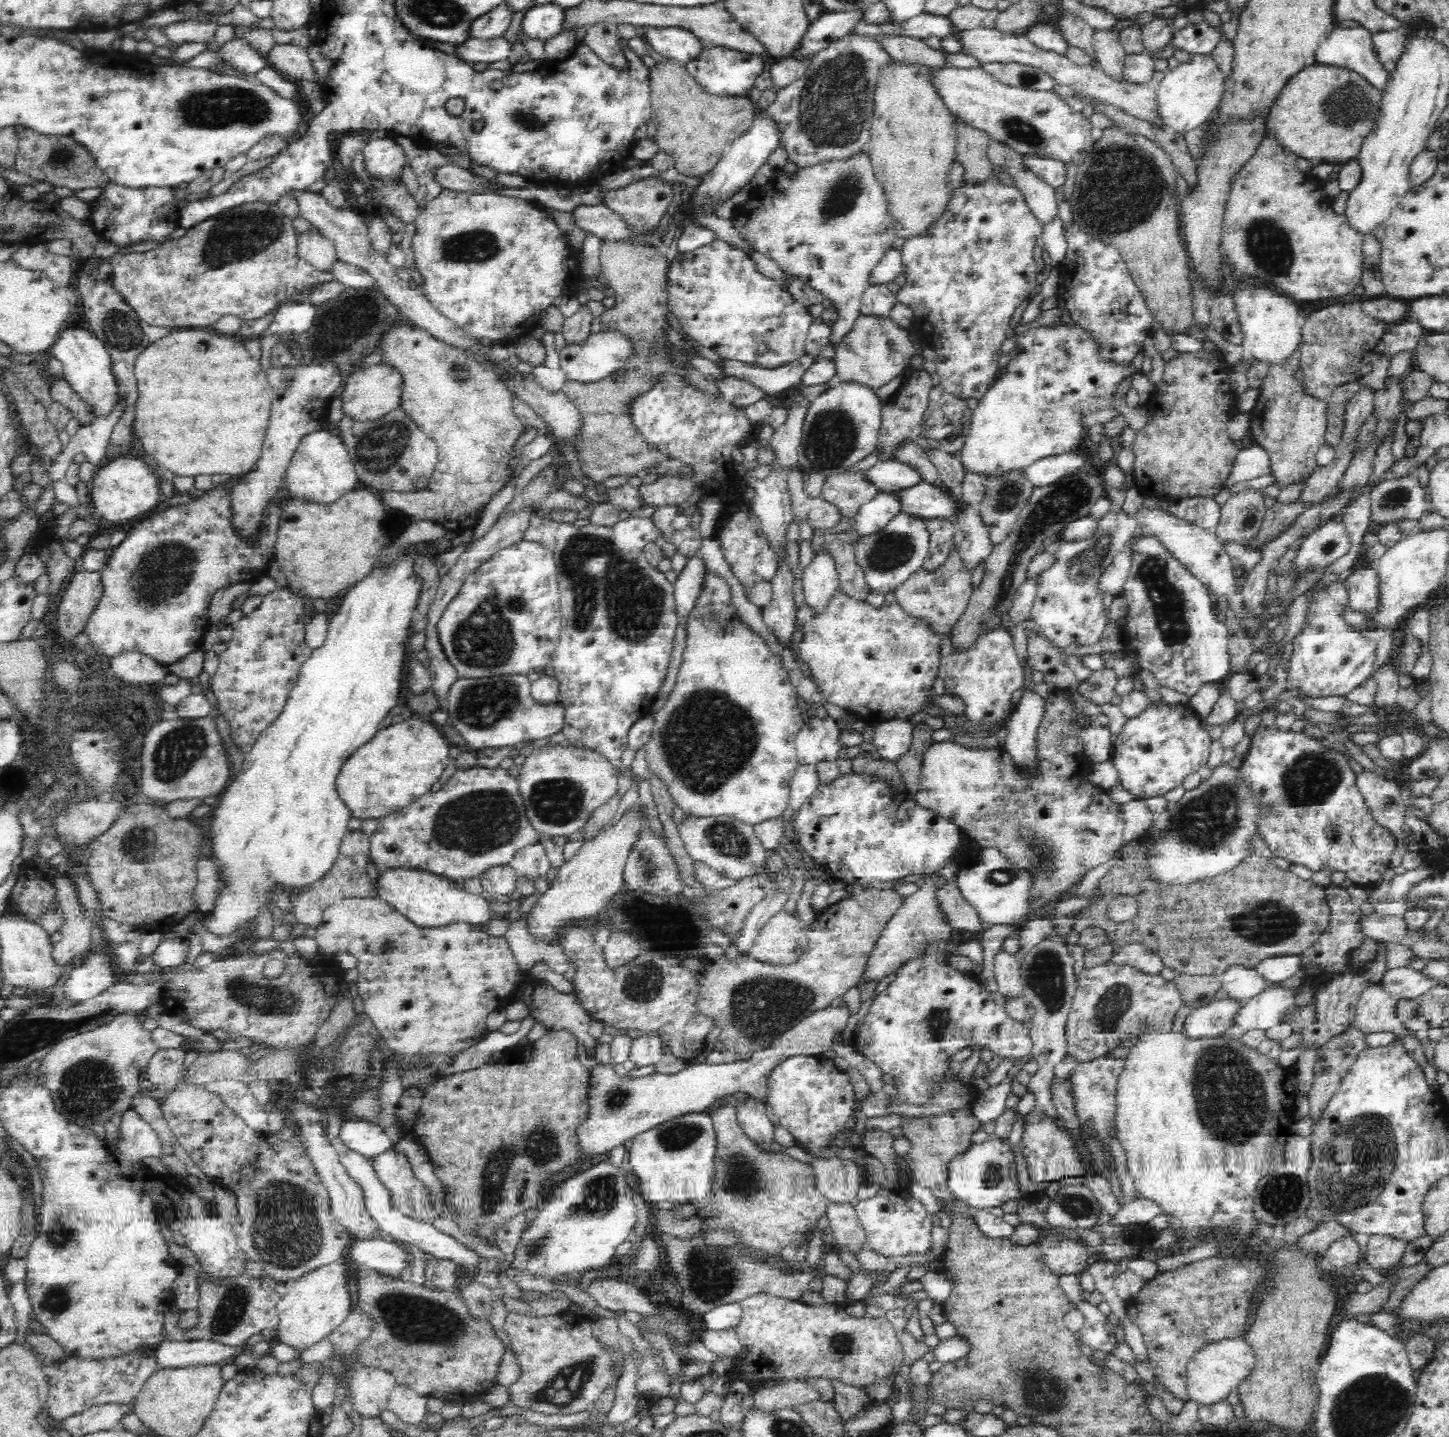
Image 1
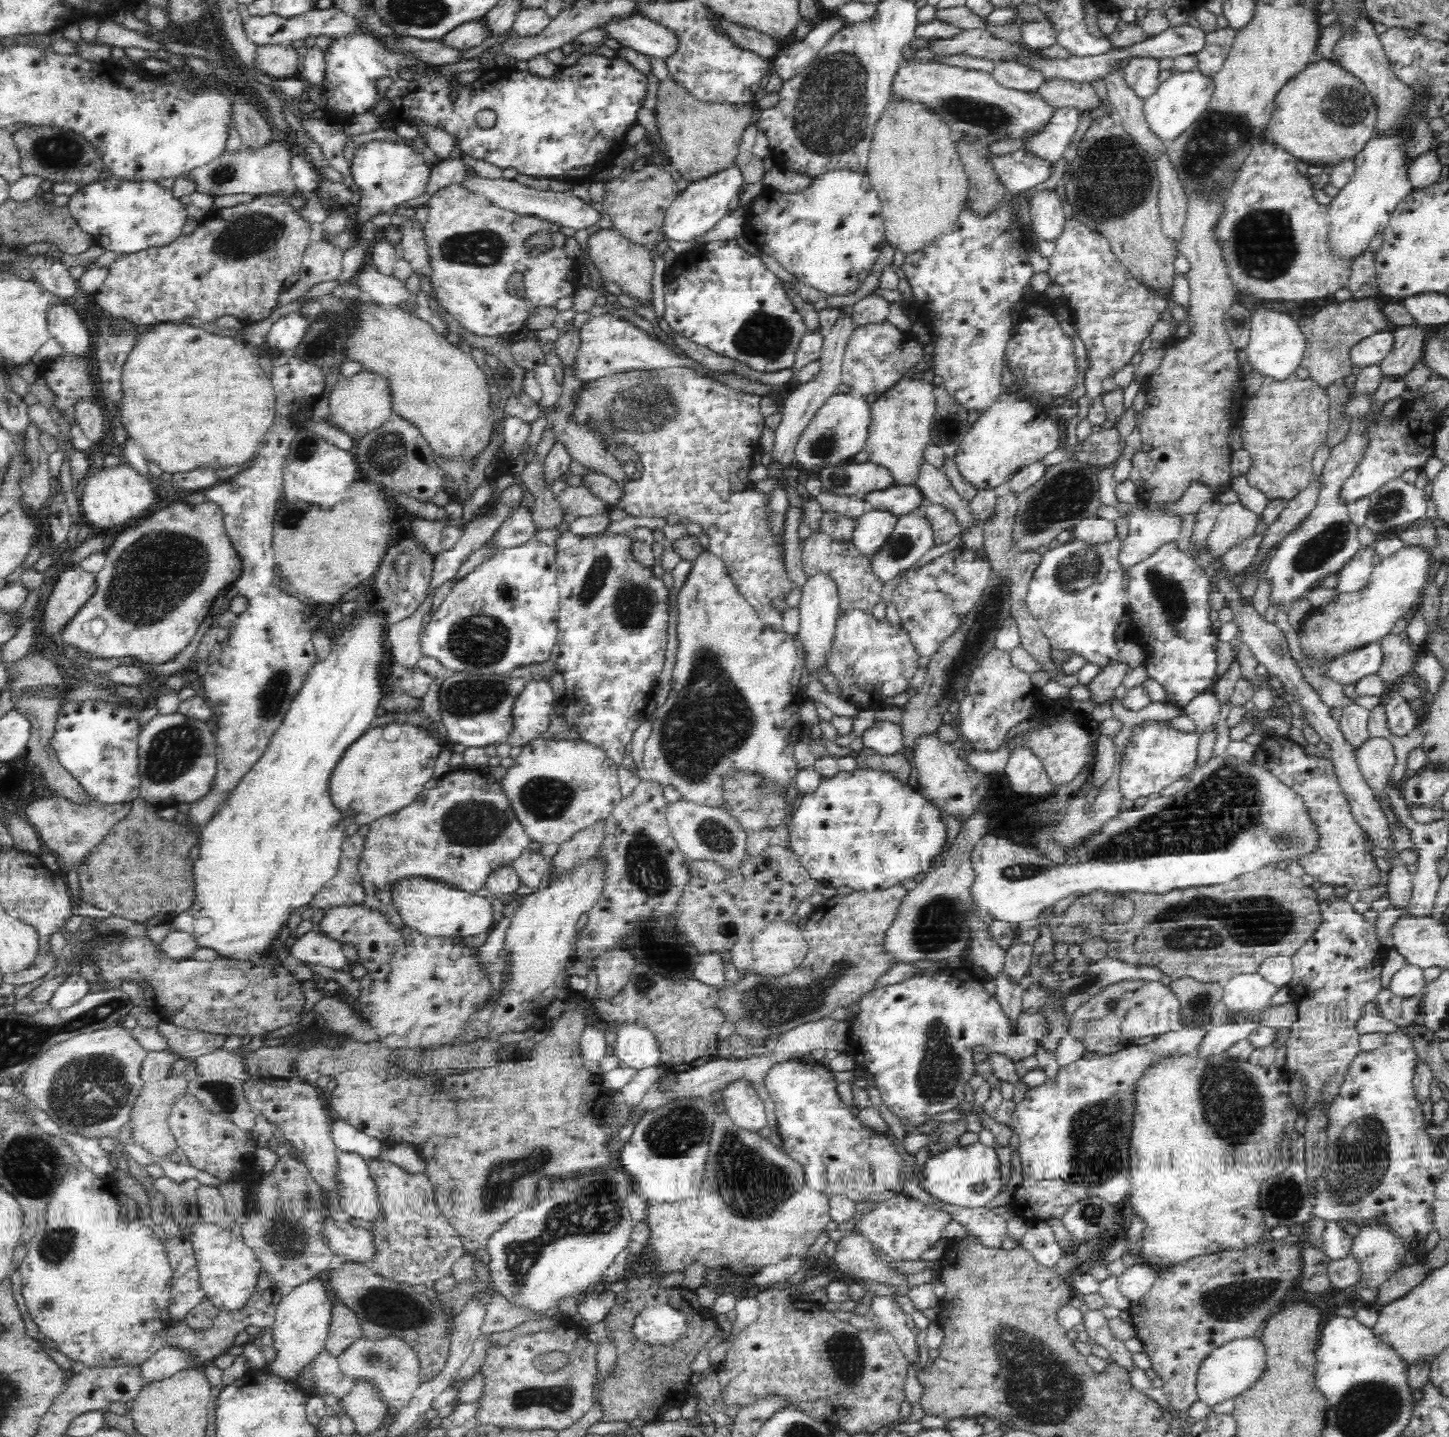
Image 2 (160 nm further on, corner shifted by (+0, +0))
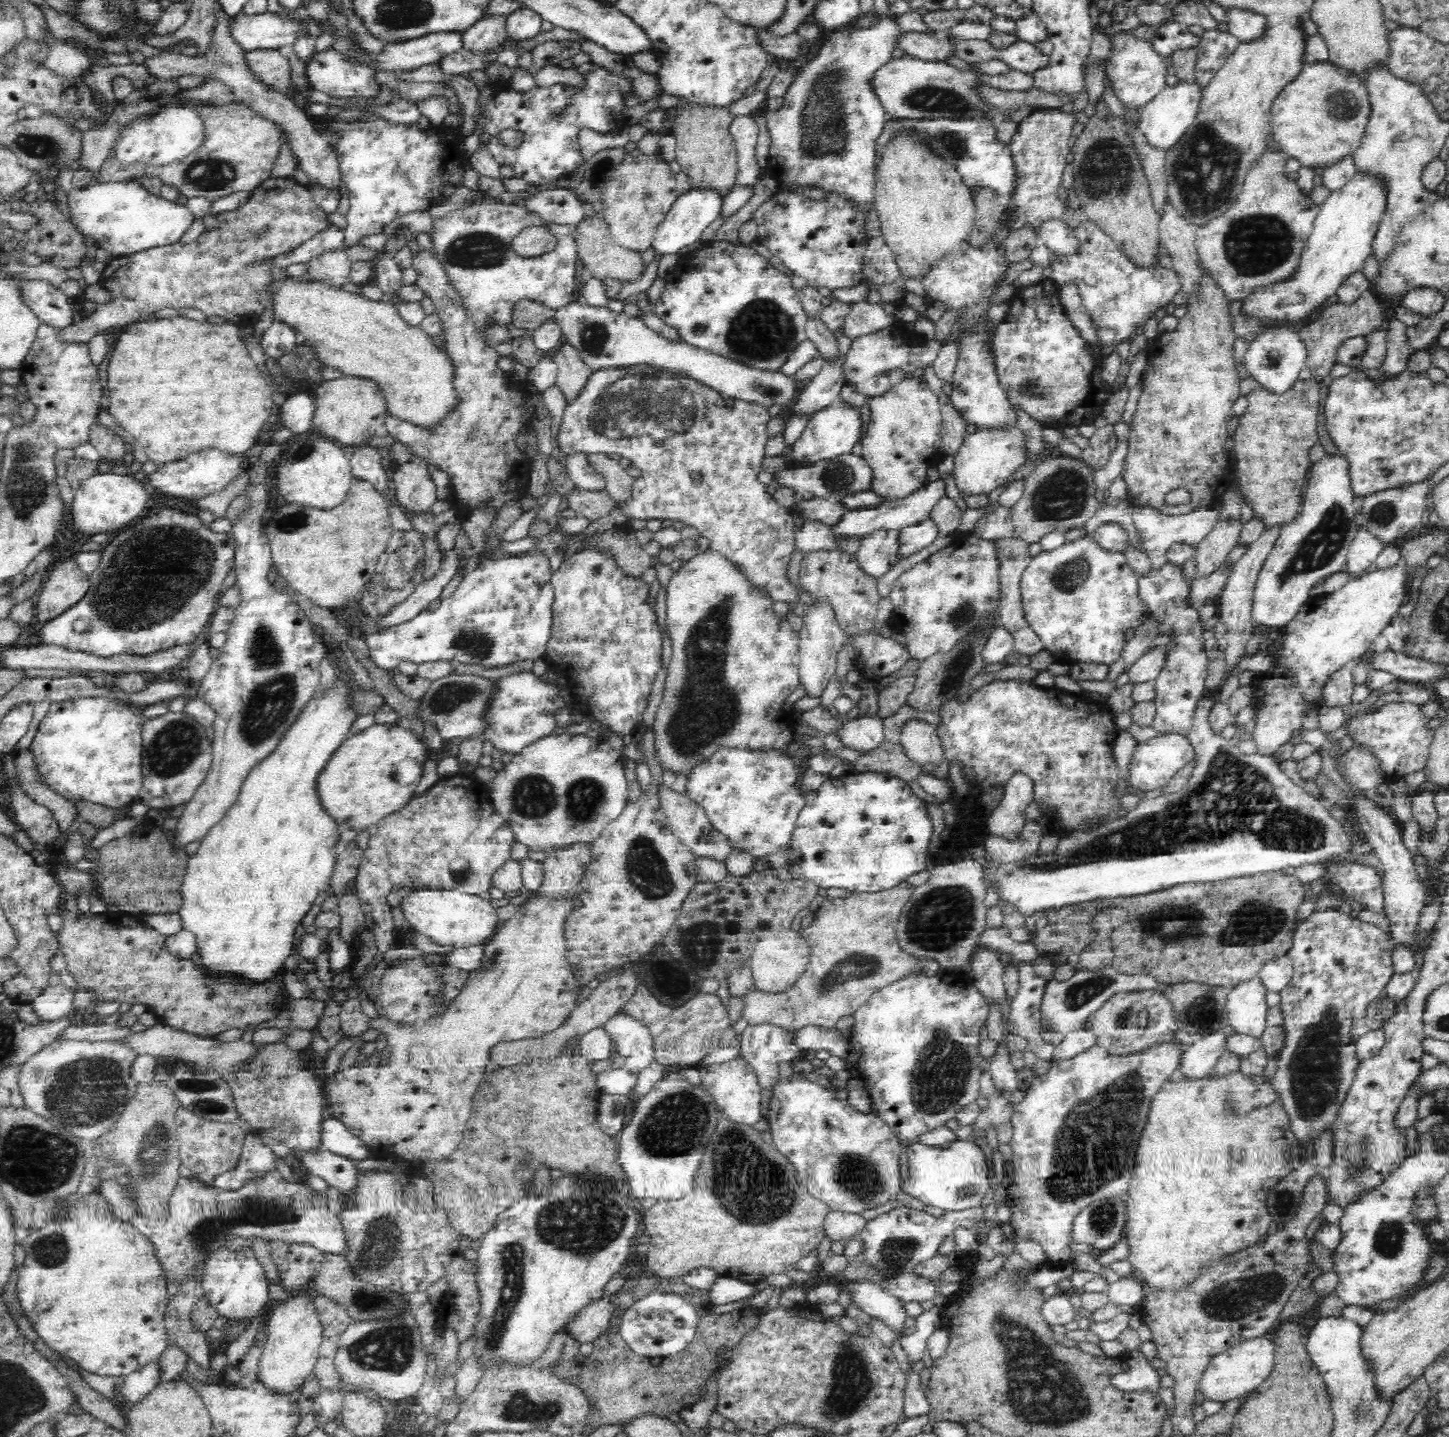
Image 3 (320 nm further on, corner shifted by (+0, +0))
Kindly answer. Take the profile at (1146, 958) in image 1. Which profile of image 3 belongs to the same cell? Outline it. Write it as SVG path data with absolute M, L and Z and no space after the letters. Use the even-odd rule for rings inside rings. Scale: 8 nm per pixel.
M1113 964L1097 969L1078 968L1068 980L1048 981L1044 998L1042 998L1041 1029L1048 1029L1063 1036L1083 1029L1083 1024L1089 1014L1098 1010L1108 997L1120 991L1141 991L1156 988L1157 980L1150 975L1131 975L1121 973Z

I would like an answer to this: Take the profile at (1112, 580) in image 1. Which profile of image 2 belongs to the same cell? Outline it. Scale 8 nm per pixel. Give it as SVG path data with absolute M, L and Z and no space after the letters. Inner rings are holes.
M1139 508L1130 511L1129 533L1121 542L1118 557L1122 575L1128 575L1128 568L1142 562L1159 546L1174 541L1180 532L1179 516L1164 516Z

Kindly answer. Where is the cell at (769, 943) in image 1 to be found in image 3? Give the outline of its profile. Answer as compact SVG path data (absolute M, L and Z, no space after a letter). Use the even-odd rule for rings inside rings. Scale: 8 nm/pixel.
M790 928L760 933L748 960L754 986L761 991L786 990L802 974L809 956L810 947L802 938L801 931L796 932Z

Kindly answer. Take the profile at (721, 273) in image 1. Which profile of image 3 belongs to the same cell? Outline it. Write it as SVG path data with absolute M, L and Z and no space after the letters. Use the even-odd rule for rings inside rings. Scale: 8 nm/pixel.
M713 240L682 255L674 272L667 278L666 289L655 307L655 316L678 330L680 337L690 346L760 371L779 372L796 346L807 339L808 315L801 306L792 278L747 245Z

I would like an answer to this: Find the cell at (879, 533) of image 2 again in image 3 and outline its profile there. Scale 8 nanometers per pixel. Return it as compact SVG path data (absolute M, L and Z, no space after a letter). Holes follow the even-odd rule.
M878 529L859 538L857 561L869 576L880 578L898 562L898 535L896 529Z

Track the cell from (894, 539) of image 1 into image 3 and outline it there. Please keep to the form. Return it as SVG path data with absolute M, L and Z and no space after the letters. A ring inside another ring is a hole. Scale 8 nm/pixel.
M930 517L918 524L900 527L897 538L897 560L908 558L918 550L930 546L936 540L938 533L938 527Z

